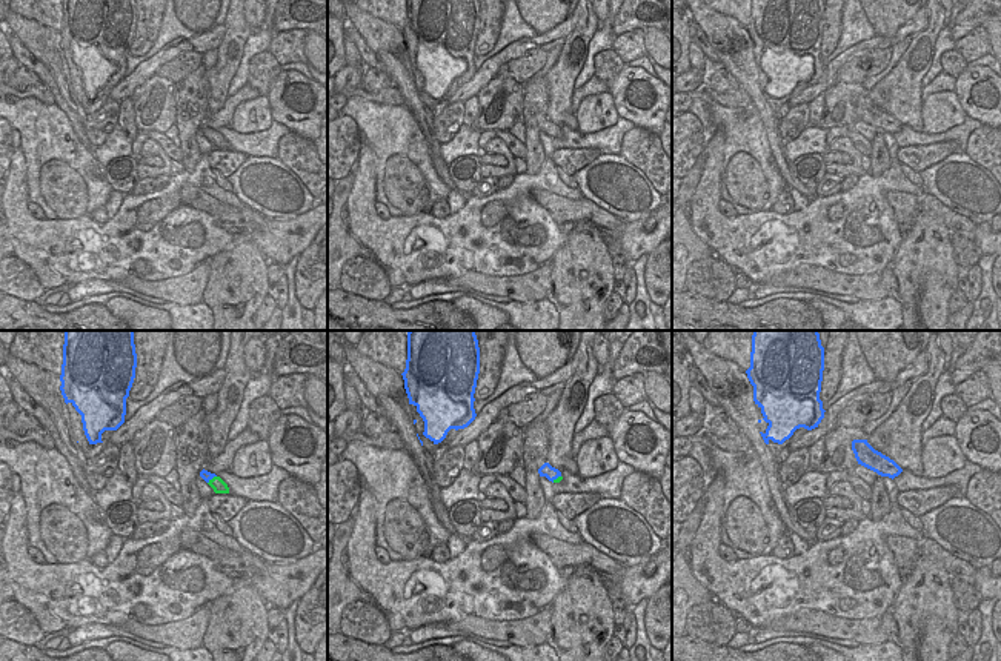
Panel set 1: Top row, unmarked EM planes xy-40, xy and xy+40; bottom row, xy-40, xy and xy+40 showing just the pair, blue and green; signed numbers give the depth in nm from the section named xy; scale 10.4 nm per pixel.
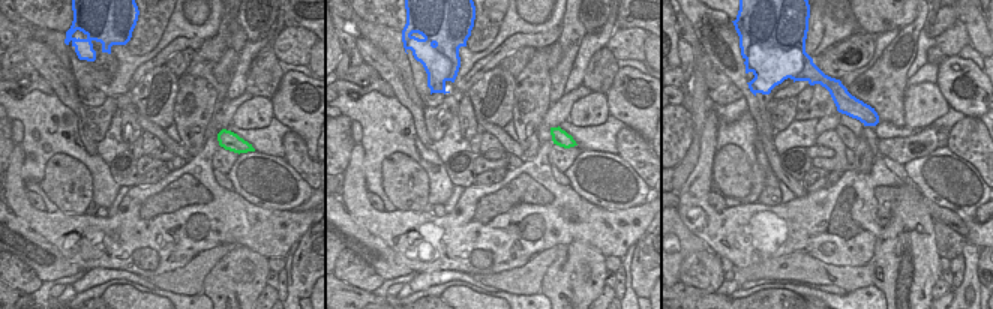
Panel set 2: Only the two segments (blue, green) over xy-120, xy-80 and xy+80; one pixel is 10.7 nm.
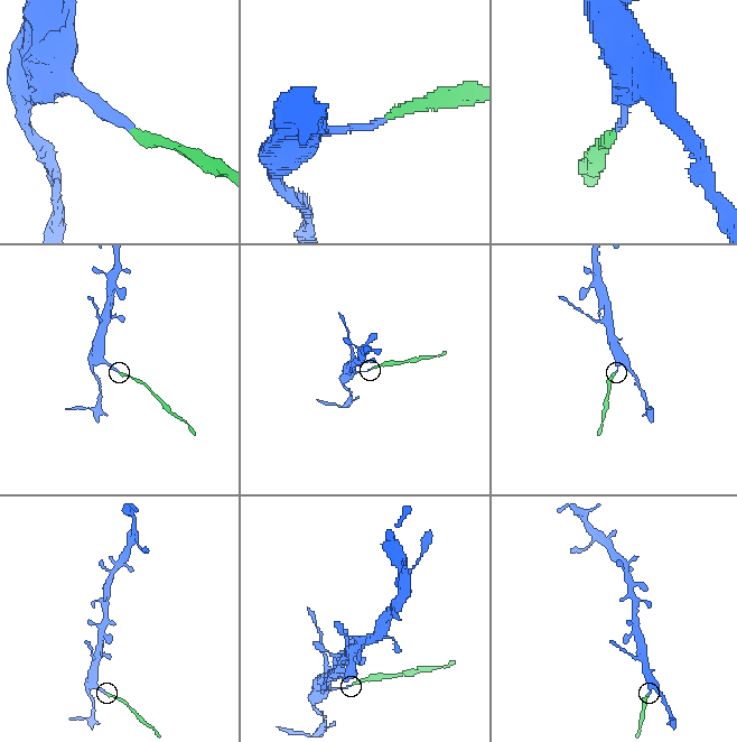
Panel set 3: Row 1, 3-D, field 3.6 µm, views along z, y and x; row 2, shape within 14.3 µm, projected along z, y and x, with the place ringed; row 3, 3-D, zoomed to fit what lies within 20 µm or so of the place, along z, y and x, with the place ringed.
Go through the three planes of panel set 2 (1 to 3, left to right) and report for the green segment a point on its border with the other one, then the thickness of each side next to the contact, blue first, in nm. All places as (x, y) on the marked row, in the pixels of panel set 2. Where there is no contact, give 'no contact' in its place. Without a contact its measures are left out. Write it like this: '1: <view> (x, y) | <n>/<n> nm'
1: no contact
2: no contact
3: no contact

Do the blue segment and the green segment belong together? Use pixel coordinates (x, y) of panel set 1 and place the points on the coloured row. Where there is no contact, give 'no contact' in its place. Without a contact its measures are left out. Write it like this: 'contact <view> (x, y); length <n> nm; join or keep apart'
contact xy-40 (211, 478); length 130 nm; keep apart

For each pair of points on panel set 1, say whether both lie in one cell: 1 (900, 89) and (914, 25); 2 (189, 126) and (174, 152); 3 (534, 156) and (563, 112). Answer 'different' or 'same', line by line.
1: different
2: different
3: different

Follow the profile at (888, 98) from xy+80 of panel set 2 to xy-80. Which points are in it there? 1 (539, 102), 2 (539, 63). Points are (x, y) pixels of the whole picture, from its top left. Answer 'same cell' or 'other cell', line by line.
1: other cell
2: other cell

